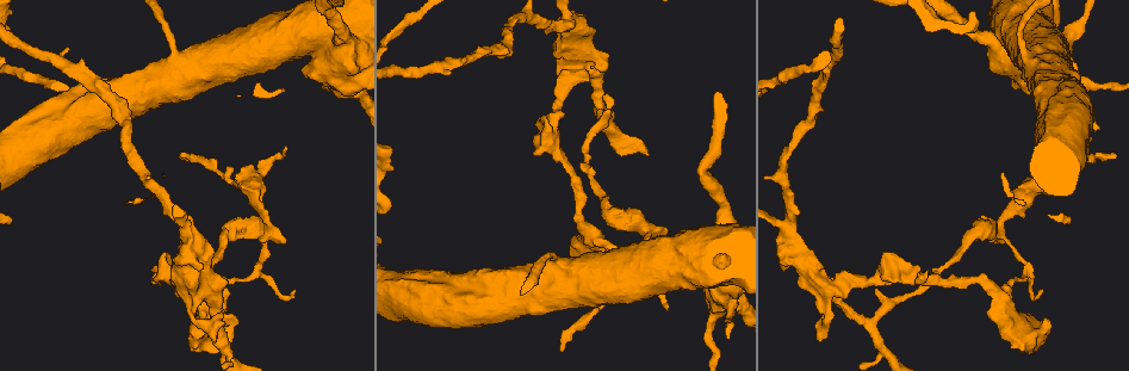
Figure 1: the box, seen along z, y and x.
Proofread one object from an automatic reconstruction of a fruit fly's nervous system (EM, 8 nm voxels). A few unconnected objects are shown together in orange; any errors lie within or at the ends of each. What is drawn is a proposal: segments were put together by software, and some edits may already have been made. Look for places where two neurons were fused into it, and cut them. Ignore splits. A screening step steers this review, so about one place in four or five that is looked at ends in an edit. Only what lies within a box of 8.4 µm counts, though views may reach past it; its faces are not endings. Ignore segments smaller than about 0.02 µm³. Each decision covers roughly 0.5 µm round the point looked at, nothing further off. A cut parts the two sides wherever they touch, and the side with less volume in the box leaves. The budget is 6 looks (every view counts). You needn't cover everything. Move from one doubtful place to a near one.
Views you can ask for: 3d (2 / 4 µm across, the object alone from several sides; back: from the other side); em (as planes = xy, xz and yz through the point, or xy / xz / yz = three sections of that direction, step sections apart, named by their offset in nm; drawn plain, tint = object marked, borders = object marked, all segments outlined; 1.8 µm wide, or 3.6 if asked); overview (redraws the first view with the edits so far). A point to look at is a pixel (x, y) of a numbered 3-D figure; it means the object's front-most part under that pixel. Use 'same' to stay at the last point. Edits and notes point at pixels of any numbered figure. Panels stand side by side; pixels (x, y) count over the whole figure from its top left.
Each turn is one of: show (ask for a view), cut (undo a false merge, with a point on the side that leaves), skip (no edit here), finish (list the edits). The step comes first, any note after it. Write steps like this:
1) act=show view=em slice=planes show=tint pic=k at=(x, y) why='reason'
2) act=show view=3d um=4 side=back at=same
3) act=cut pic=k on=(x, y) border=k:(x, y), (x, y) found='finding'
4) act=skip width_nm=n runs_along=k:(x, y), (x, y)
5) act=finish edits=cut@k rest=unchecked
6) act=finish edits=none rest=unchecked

act=show view=3d um=2 pic=1 at=(603, 205) why='thick turns thin'

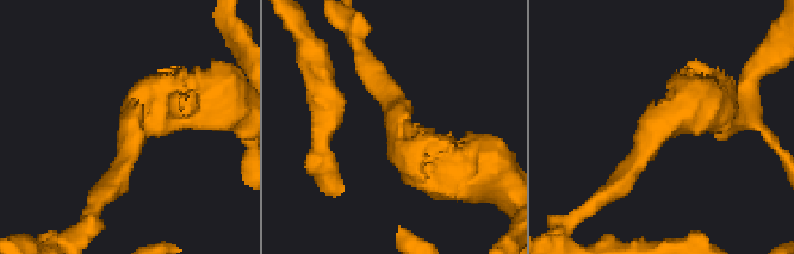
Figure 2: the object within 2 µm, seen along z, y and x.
act=show view=em slice=xy step=8 show=tint pic=2 at=(663, 123)

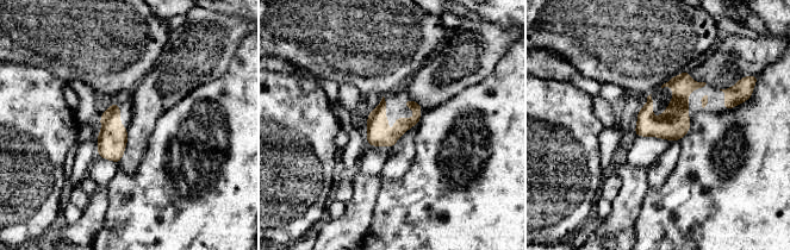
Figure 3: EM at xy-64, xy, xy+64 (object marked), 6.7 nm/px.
act=show view=em slice=planes show=tint at=same why='another direction'

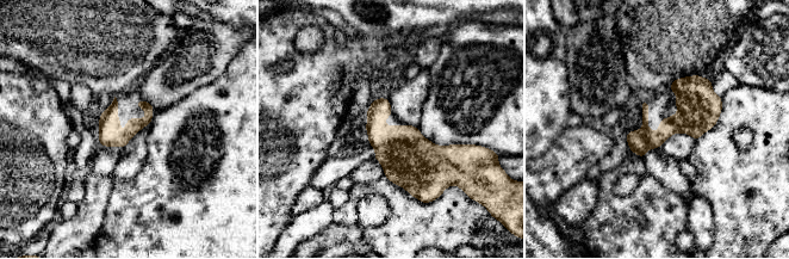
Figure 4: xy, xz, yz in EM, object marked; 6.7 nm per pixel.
act=skip found='continuous, no second neuron'

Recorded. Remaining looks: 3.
act=show view=3d um=4 pic=1 at=(726, 214) why='sudden change in width'

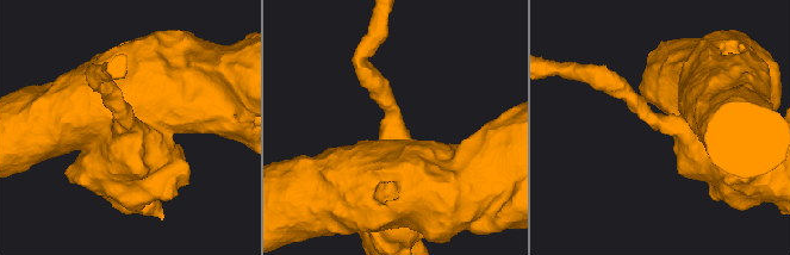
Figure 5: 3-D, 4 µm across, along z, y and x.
act=show view=em um=3.6 slice=planes show=tint pic=5 at=(129, 124) why='need the tissue'

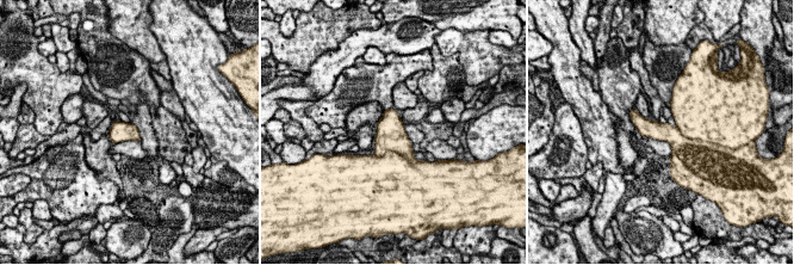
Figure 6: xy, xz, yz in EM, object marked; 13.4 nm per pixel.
act=cut pic=6 on=(391, 135) found='two neurons meet here'

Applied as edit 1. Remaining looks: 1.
act=finish edits=cut@6 rest=unchecked

